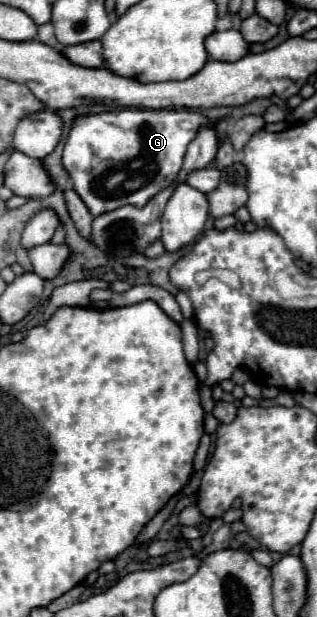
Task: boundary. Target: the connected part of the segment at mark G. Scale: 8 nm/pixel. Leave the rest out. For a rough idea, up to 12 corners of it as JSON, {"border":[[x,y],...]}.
{"border":[[185,109],[77,117],[63,165],[95,217],[177,179],[207,121]]}

